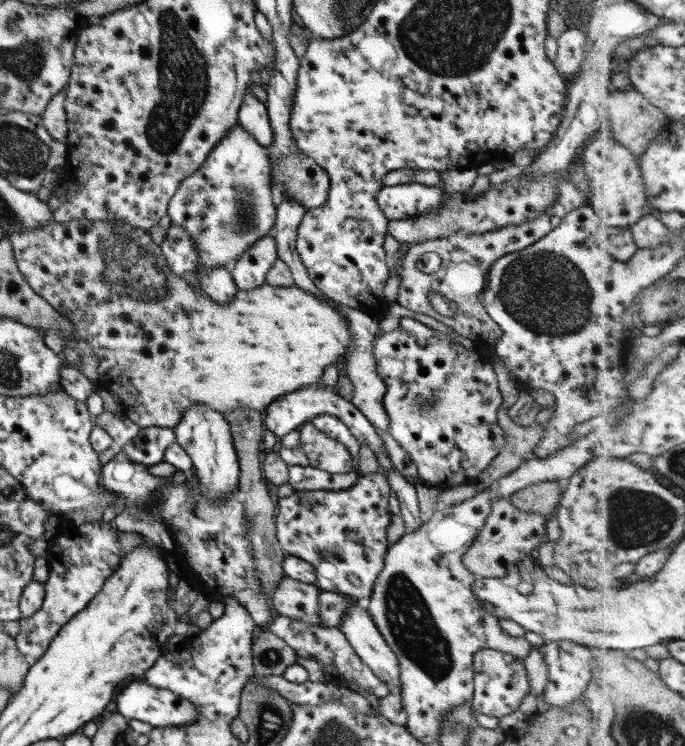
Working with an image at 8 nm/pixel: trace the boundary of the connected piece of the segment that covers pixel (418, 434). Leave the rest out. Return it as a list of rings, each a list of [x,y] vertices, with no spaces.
[[[400,327],[374,340],[373,356],[376,373],[384,384],[381,406],[387,416],[388,432],[409,455],[418,477],[439,490],[467,485],[475,480],[504,443],[504,432],[496,420],[502,398],[488,359],[460,344],[449,344],[443,338],[417,342]]]

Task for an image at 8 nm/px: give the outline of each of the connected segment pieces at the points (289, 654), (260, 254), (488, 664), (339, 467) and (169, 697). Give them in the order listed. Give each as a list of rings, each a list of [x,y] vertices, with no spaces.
[[[265,629],[257,630],[250,648],[253,672],[260,678],[279,676],[296,659],[297,652]]]
[[[270,233],[258,238],[229,267],[236,291],[251,291],[264,284],[265,274],[277,259],[275,241]]]
[[[489,648],[479,649],[472,655],[472,669],[473,692],[470,707],[474,712],[502,718],[517,710],[521,700],[528,694],[523,658],[515,658]]]
[[[311,423],[301,425],[299,434],[298,447],[304,451],[310,467],[341,474],[356,470],[352,456],[345,446],[325,436]]]
[[[136,679],[116,689],[111,703],[116,712],[126,719],[147,722],[152,728],[185,725],[192,723],[198,715],[196,706],[192,702],[180,698],[167,689],[151,686],[141,679]]]

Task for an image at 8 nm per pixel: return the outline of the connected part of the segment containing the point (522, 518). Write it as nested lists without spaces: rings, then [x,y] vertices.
[[[498,496],[492,502],[492,511],[483,523],[478,536],[473,539],[471,547],[463,554],[462,563],[471,574],[483,578],[501,578],[515,569],[517,560],[527,556],[535,546],[545,542],[545,517],[539,513],[518,511],[509,504],[507,498]]]

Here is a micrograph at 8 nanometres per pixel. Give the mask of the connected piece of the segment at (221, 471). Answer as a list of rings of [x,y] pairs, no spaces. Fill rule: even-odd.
[[[191,404],[181,420],[172,426],[175,435],[174,442],[187,453],[192,462],[191,471],[195,474],[200,486],[201,496],[218,503],[238,486],[238,460],[232,445],[231,433],[223,415],[203,404]]]

